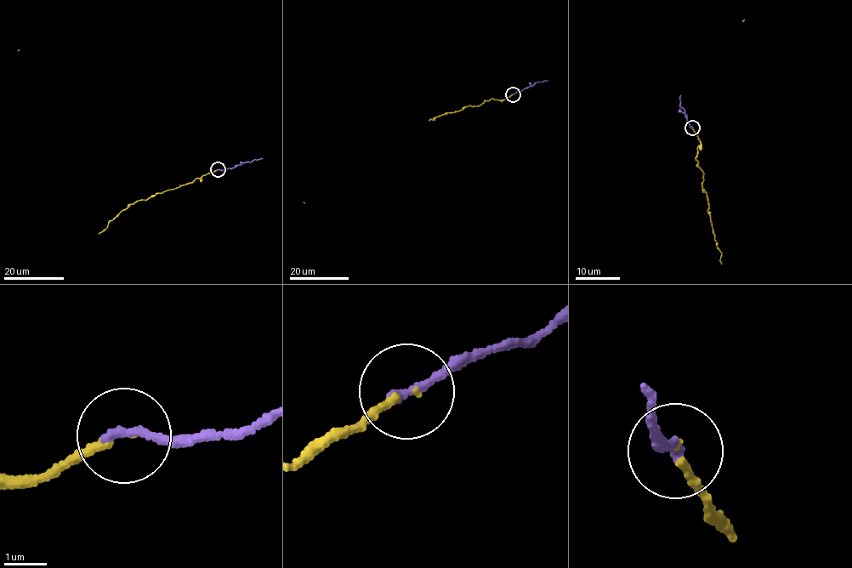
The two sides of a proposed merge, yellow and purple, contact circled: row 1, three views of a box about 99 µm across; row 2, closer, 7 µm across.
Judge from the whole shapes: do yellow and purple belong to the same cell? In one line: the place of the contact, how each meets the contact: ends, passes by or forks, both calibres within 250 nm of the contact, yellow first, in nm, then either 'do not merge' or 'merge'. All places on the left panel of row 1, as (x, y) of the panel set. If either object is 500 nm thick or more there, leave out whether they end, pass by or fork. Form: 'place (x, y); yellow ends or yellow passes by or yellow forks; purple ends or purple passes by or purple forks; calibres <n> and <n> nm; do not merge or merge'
place (218, 169); yellow ends; purple ends; calibres 140 and 240 nm; merge

